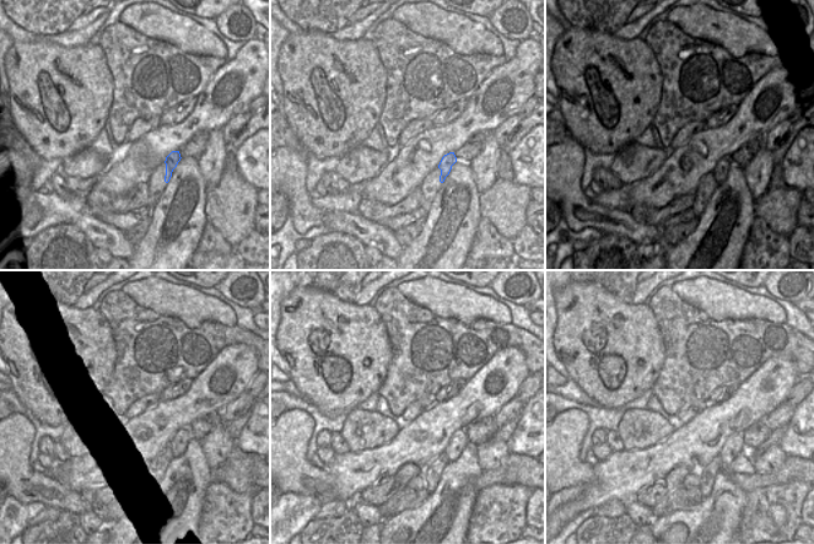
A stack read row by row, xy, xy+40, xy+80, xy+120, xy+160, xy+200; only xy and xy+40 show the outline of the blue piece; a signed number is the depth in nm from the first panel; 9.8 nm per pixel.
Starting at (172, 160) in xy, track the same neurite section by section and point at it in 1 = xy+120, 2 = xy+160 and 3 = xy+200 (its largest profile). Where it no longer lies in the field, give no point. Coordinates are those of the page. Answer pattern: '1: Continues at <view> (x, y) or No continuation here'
1: Continues at xy+120 (178, 445)
2: Continues at xy+160 (458, 441)
3: Continues at xy+200 (733, 446)

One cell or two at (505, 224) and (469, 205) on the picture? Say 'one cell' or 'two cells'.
two cells

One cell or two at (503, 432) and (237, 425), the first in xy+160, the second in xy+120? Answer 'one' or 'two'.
one

